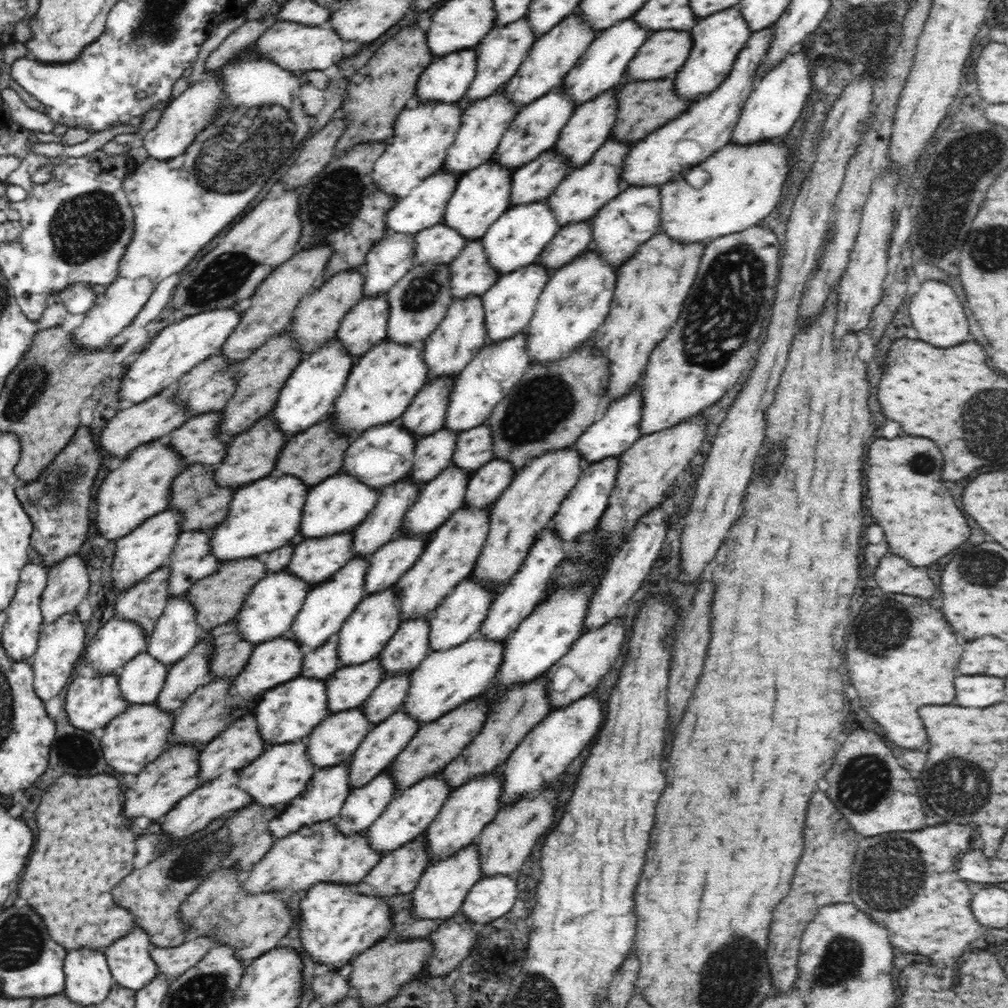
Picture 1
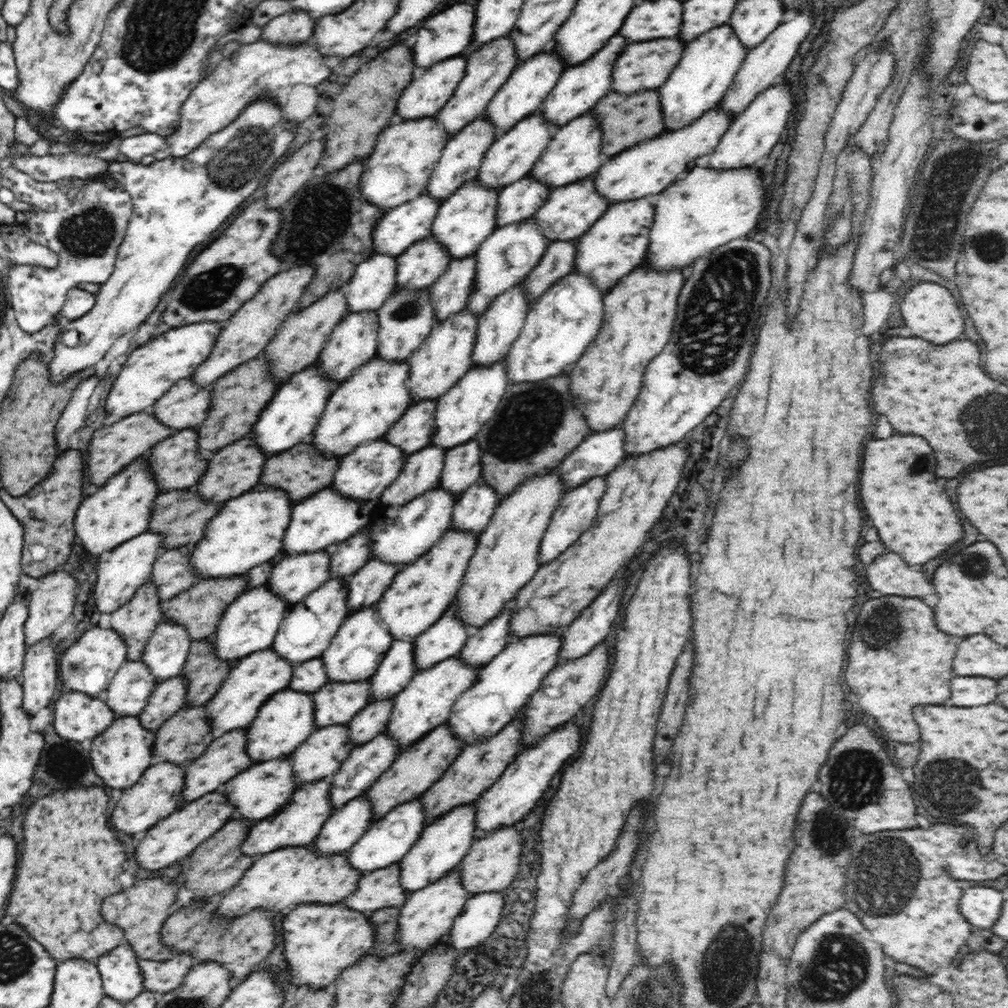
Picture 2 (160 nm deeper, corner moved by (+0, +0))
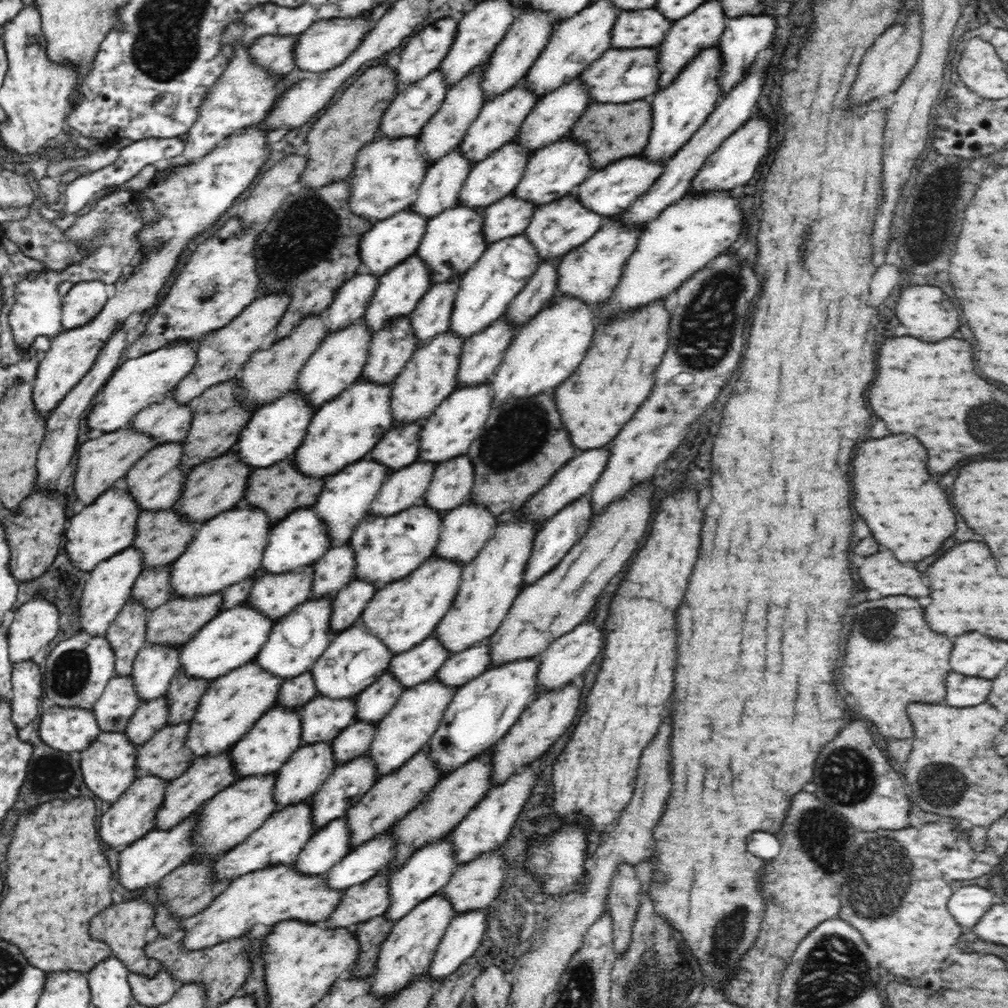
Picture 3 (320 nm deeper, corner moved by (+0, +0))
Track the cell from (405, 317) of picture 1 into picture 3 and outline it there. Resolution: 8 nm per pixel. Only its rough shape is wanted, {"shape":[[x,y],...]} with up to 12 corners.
{"shape":[[410,315],[372,336],[362,380],[391,384],[417,349]]}

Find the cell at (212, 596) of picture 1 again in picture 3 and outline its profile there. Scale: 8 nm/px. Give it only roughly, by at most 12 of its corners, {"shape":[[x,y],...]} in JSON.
{"shape":[[222,592],[172,598],[147,616],[147,645],[181,646],[222,611]]}

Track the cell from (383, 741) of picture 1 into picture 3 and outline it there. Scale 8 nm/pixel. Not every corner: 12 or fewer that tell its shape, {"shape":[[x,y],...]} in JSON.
{"shape":[[367,753],[337,765],[311,804],[320,829],[378,779]]}

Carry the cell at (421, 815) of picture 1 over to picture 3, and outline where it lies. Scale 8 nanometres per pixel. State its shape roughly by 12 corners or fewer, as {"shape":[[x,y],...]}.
{"shape":[[387,832],[362,843],[324,875],[336,892],[378,875],[394,858]]}

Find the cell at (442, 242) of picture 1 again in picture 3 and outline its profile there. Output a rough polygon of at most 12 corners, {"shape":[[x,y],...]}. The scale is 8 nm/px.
{"shape":[[415,253],[379,277],[362,318],[372,336],[433,285]]}

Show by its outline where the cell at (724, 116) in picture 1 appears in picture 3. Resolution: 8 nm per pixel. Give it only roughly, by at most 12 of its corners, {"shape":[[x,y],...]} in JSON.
{"shape":[[642,154],[595,170],[575,190],[582,206],[612,217],[666,168]]}

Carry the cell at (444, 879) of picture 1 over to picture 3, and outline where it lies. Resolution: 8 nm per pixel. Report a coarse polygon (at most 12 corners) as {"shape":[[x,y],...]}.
{"shape":[[438,892],[394,923],[371,992],[390,1001],[425,976],[450,921]]}

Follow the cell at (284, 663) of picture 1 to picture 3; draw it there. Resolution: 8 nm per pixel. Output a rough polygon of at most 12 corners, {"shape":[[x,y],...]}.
{"shape":[[255,660],[214,679],[185,748],[216,756],[276,706],[285,679]]}

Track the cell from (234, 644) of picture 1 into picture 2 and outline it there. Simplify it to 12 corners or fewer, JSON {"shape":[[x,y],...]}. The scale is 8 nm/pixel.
{"shape":[[210,638],[191,645],[181,672],[186,706],[210,701],[234,665]]}

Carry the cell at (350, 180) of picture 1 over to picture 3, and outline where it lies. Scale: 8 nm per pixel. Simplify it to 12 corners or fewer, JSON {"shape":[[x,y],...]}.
{"shape":[[348,179],[288,195],[254,246],[260,295],[289,305],[268,340],[361,271],[373,222]]}

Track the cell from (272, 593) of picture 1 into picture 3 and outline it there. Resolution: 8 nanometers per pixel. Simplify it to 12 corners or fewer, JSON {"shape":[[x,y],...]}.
{"shape":[[248,602],[179,650],[186,676],[214,680],[265,646],[274,624]]}

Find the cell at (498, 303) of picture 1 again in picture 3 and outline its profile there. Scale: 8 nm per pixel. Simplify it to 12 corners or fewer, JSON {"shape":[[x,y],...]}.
{"shape":[[503,315],[465,339],[457,388],[489,382],[516,328]]}

